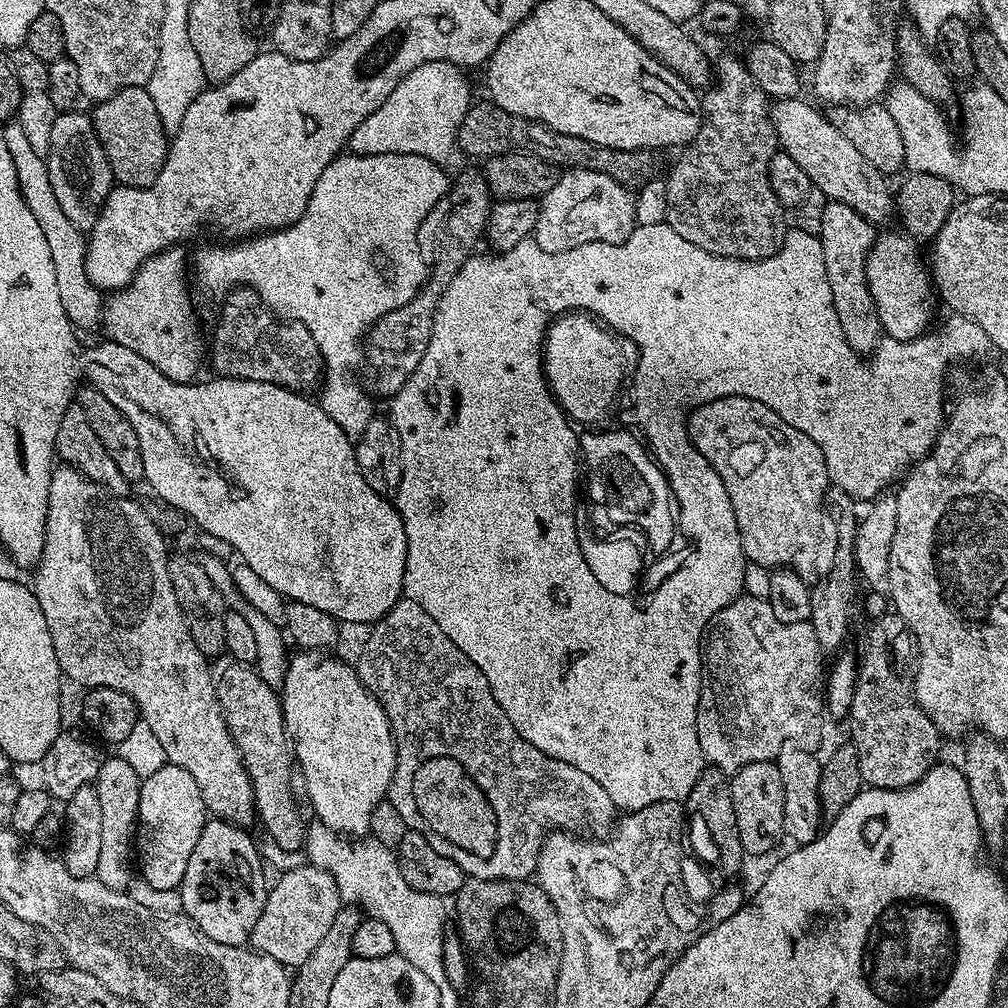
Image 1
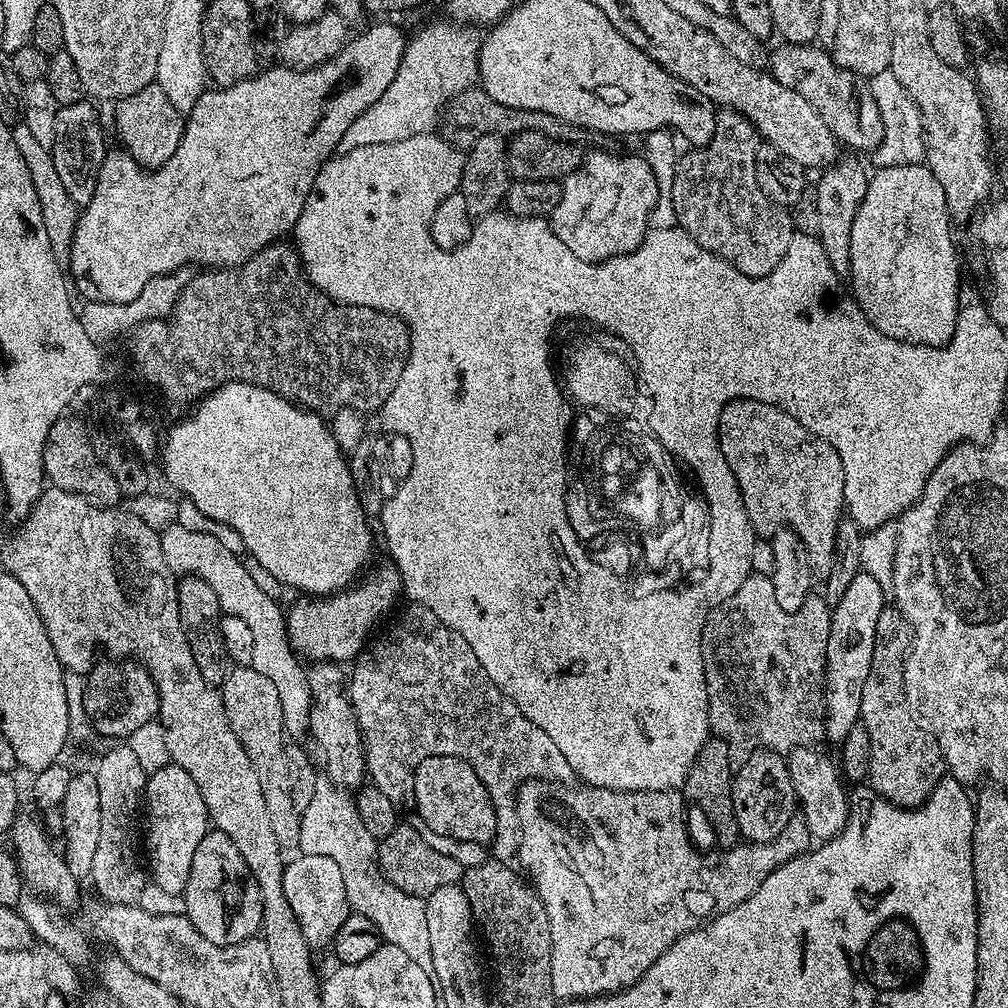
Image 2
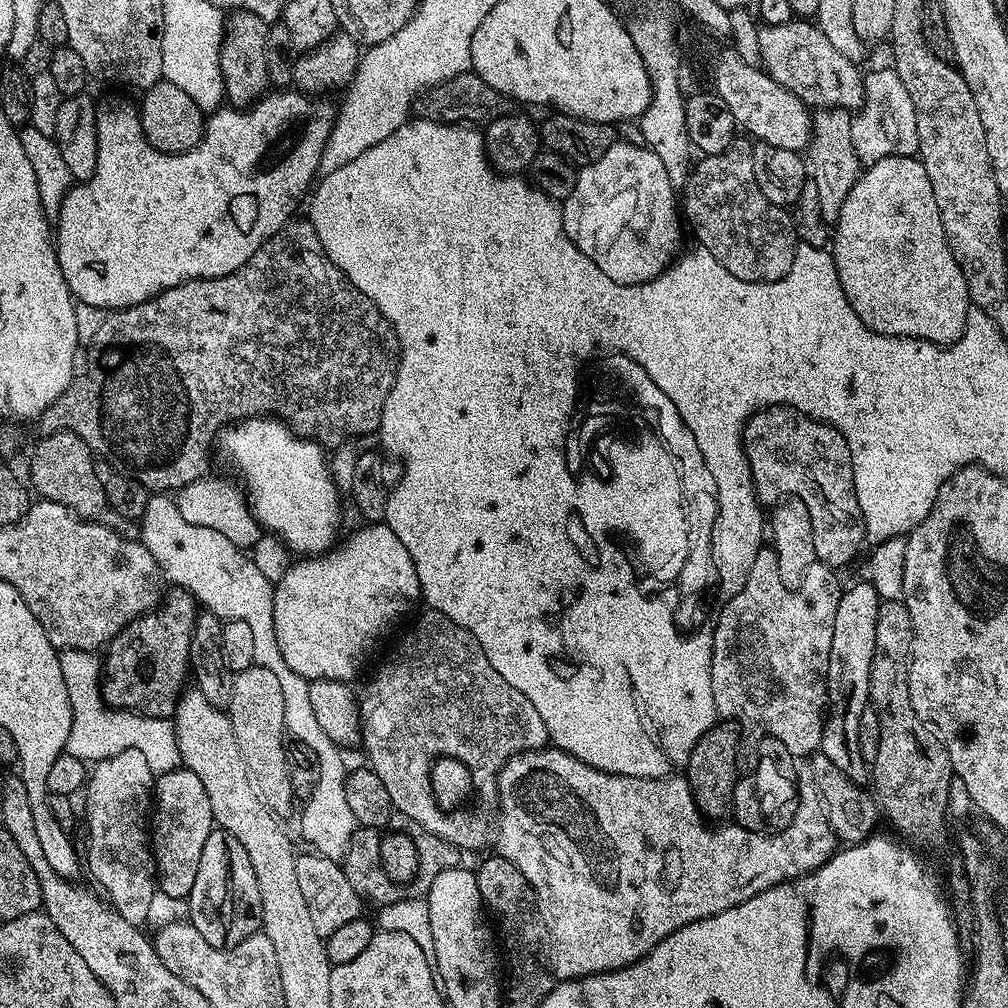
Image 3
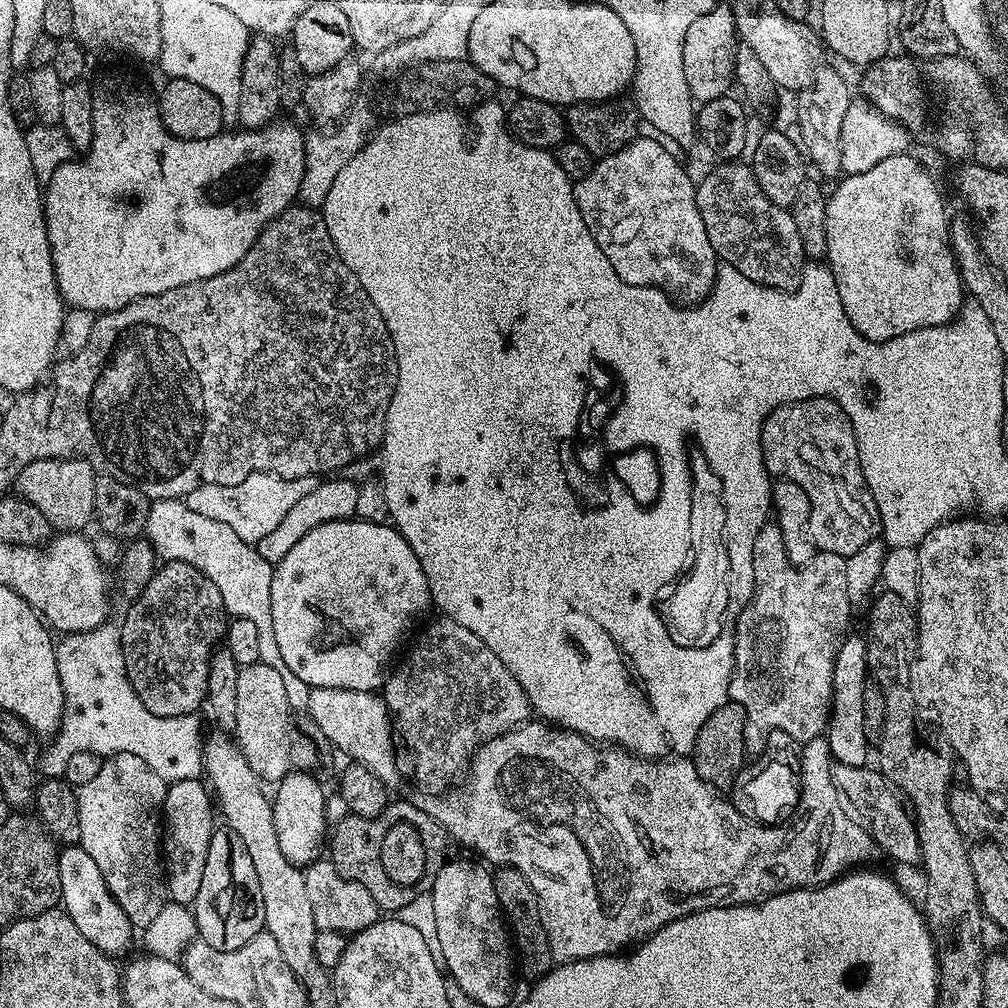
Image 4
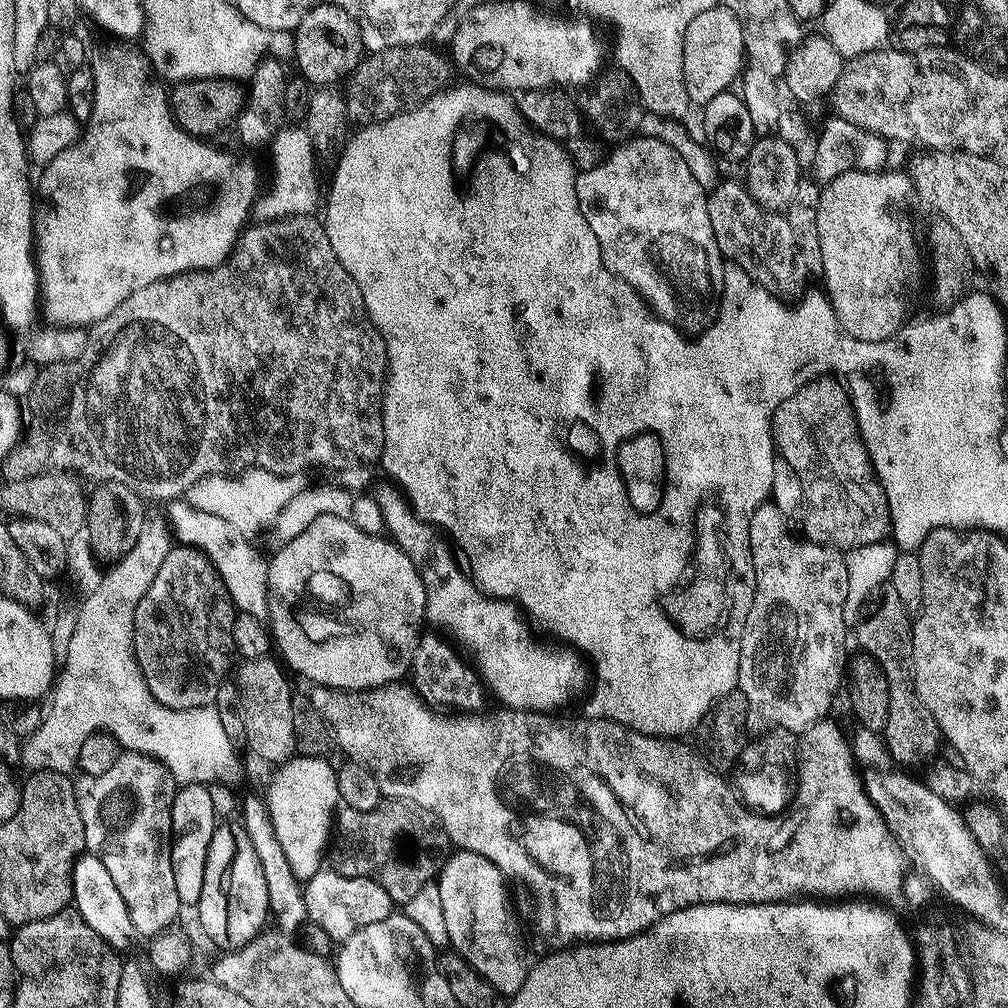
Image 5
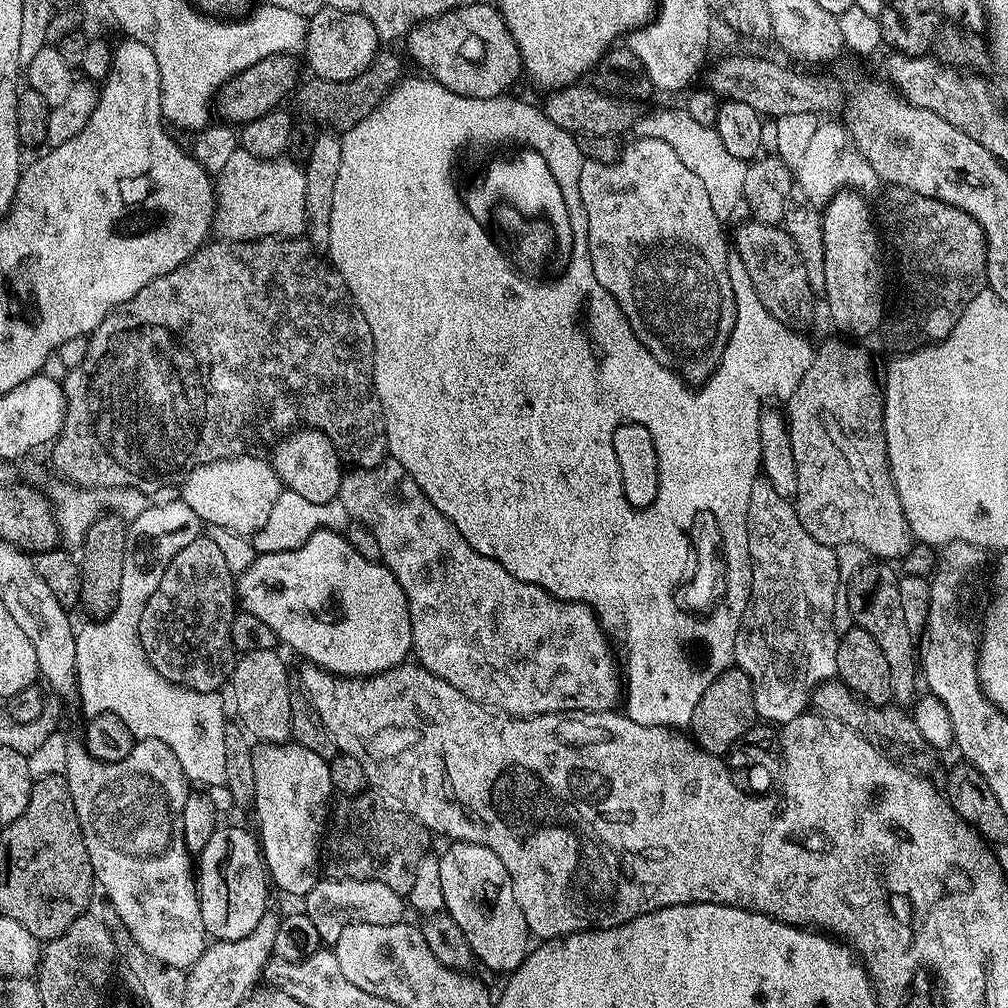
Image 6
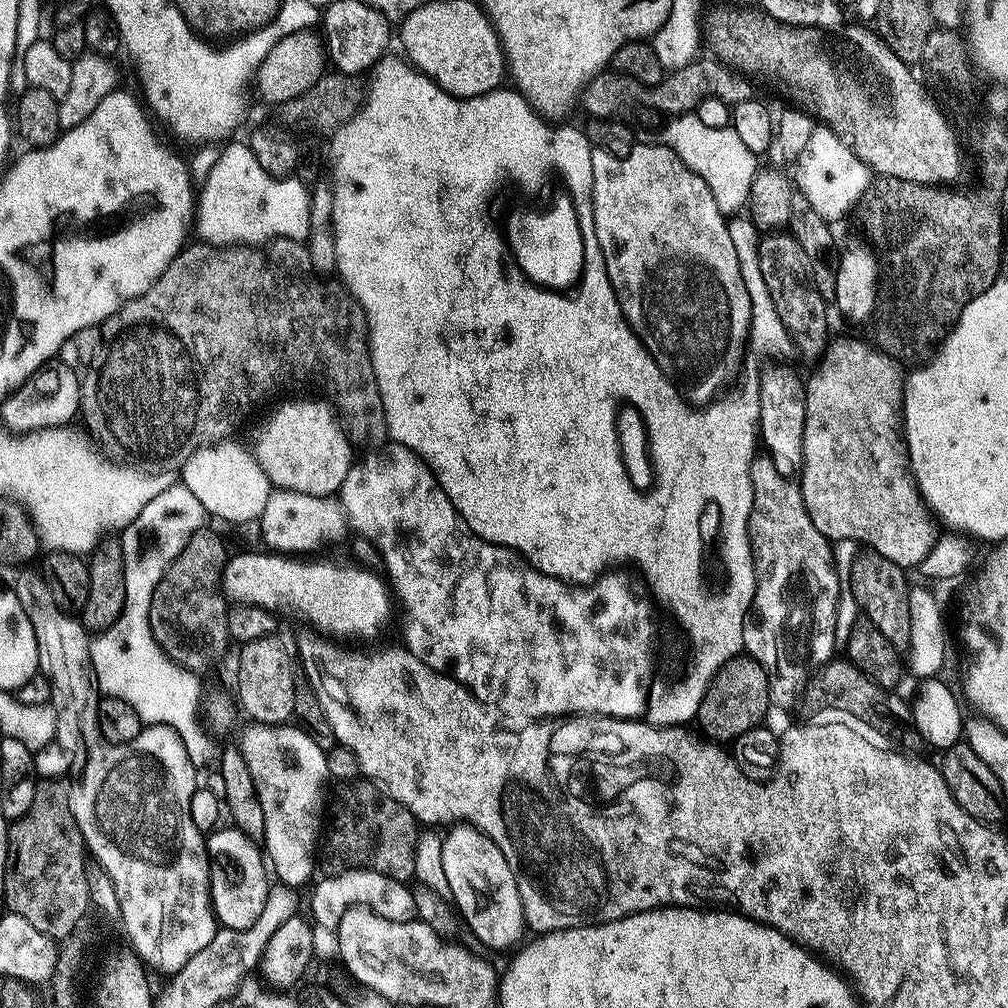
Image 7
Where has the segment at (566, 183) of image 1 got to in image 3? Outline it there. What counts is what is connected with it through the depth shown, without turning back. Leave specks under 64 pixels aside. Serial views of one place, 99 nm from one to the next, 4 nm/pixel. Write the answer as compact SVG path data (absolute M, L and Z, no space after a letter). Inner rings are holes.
M617 142L610 146L610 150L606 150L606 154L602 154L602 158L598 158L598 162L583 165L577 171L576 178L577 181L570 192L570 196L566 197L562 202L564 233L576 243L578 250L582 250L582 254L586 254L593 260L598 266L598 270L602 270L602 274L606 274L606 278L610 278L619 284L644 284L646 281L655 278L658 274L662 274L665 268L673 263L674 257L680 252L678 250L680 248L682 212L678 207L678 189L670 182L670 174L666 172L666 166L662 164L662 158L658 158L658 154L654 154L643 144L634 145L627 142Z

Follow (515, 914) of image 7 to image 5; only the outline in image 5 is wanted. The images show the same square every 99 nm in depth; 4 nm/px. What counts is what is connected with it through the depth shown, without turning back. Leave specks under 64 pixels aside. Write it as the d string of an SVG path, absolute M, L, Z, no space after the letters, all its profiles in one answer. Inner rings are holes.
M463 850L453 851L448 859L443 861L441 868L444 869L438 876L438 883L451 951L464 959L493 992L504 998L515 996L518 990L522 990L522 982L526 982L530 959L528 960L528 948L524 945L524 936L520 933L520 924L512 913L511 902L508 901L509 885L506 883L506 877L500 873L498 866L494 866L494 862L490 862L482 854Z

